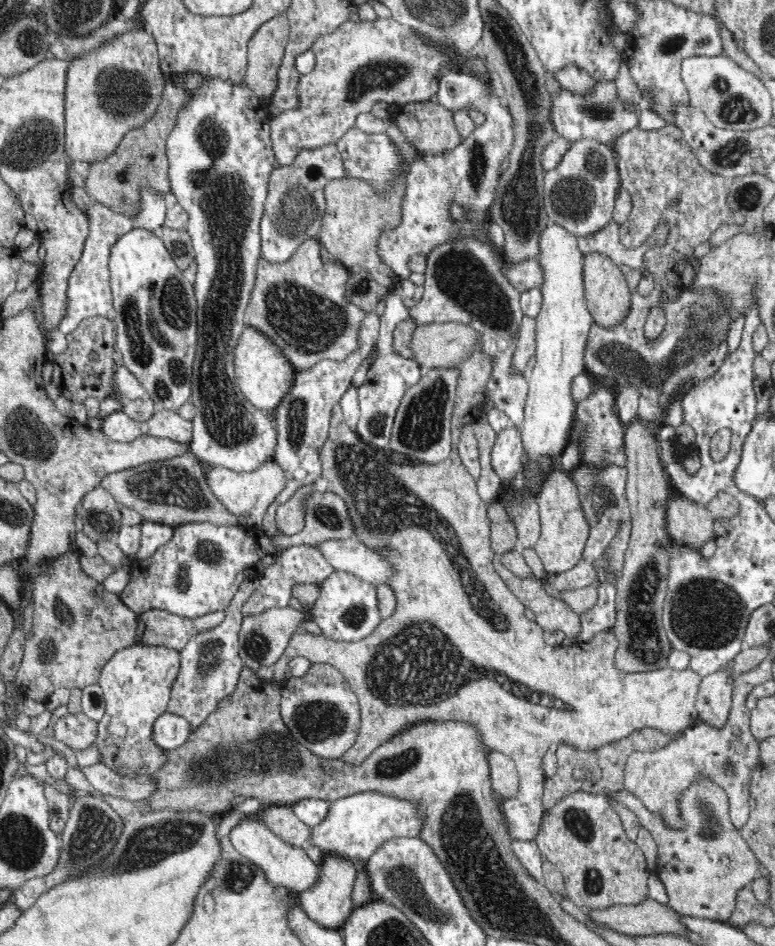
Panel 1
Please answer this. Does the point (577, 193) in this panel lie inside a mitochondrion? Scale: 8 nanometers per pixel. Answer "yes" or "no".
yes

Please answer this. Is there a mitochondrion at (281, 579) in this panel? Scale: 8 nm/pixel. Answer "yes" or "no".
no

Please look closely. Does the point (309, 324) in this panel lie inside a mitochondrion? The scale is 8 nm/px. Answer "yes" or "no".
yes

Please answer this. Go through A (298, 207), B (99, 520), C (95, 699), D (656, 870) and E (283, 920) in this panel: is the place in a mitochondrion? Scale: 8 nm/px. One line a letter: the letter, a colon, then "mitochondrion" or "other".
A: mitochondrion
B: mitochondrion
C: other
D: other
E: other

